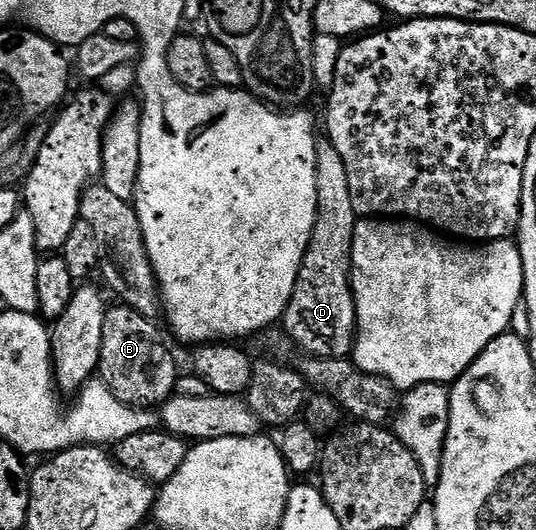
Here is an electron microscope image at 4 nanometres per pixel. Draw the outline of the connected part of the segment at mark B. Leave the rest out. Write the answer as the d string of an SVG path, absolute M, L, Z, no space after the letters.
M125 303L113 304L106 315L106 323L102 323L98 373L123 405L155 410L176 393L176 361L171 351L160 342L156 324L155 320L144 317Z

